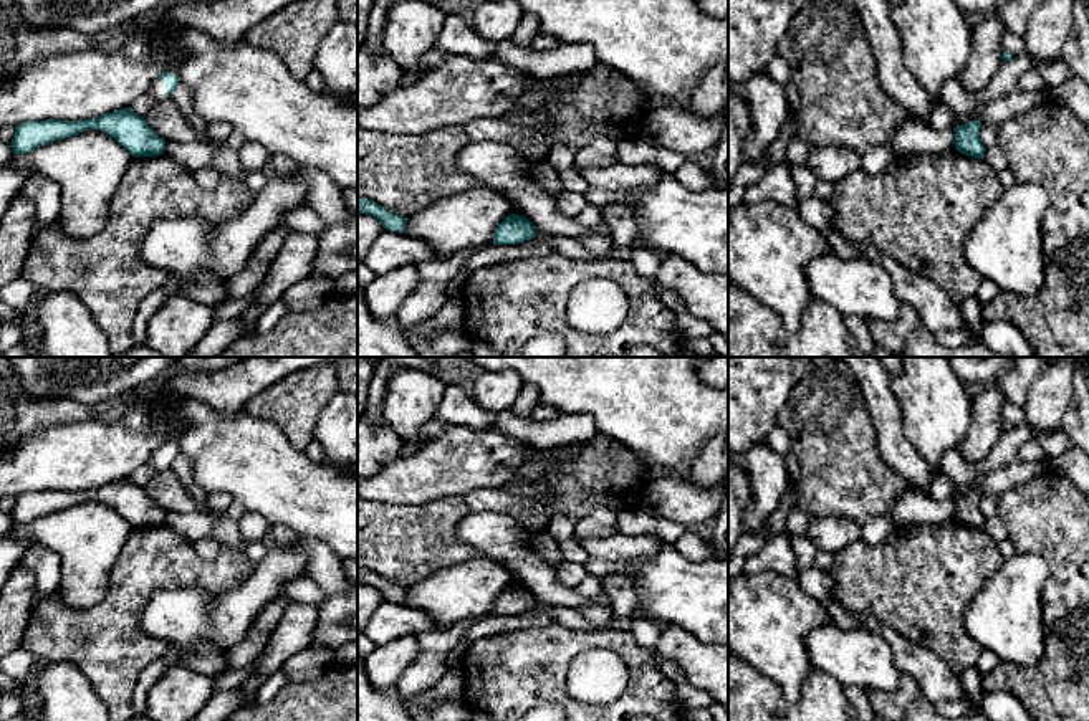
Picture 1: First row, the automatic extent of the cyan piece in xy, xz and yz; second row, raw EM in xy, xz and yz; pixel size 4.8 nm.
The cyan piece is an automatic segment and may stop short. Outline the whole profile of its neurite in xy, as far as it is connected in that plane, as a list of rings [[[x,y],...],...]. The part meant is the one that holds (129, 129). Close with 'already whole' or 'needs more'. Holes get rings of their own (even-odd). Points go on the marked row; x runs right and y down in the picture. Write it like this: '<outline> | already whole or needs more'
[[[131,107],[118,109],[83,121],[28,121],[15,127],[10,142],[13,154],[30,154],[43,144],[73,137],[83,131],[98,129],[116,139],[132,157],[164,154],[166,141],[159,137]]] | already whole

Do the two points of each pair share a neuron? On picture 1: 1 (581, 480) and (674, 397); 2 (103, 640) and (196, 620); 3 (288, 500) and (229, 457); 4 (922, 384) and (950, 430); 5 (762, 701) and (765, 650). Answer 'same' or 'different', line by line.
1: different
2: different
3: same
4: same
5: different

